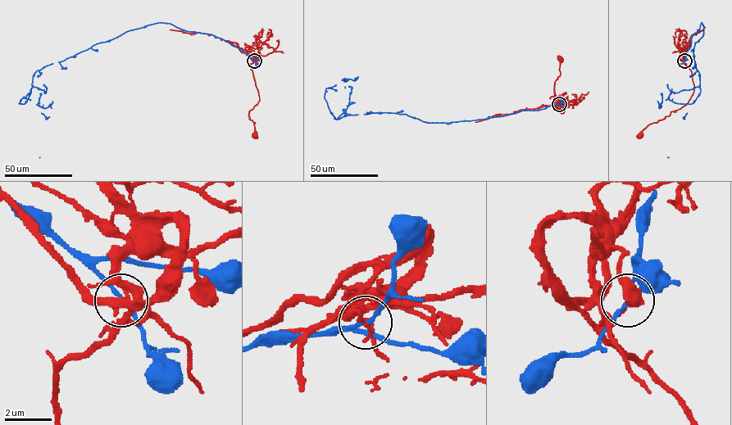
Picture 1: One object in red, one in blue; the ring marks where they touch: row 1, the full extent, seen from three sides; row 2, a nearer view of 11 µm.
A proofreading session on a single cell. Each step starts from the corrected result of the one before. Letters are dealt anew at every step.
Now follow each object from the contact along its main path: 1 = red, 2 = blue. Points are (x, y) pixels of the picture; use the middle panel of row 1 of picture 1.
1: (559, 104), (556, 105), (556, 108), (563, 113), (565, 108), (554, 88), (560, 75), (560, 60)
2: (559, 104), (449, 123), (386, 112), (336, 119), (325, 98), (325, 88), (356, 78)

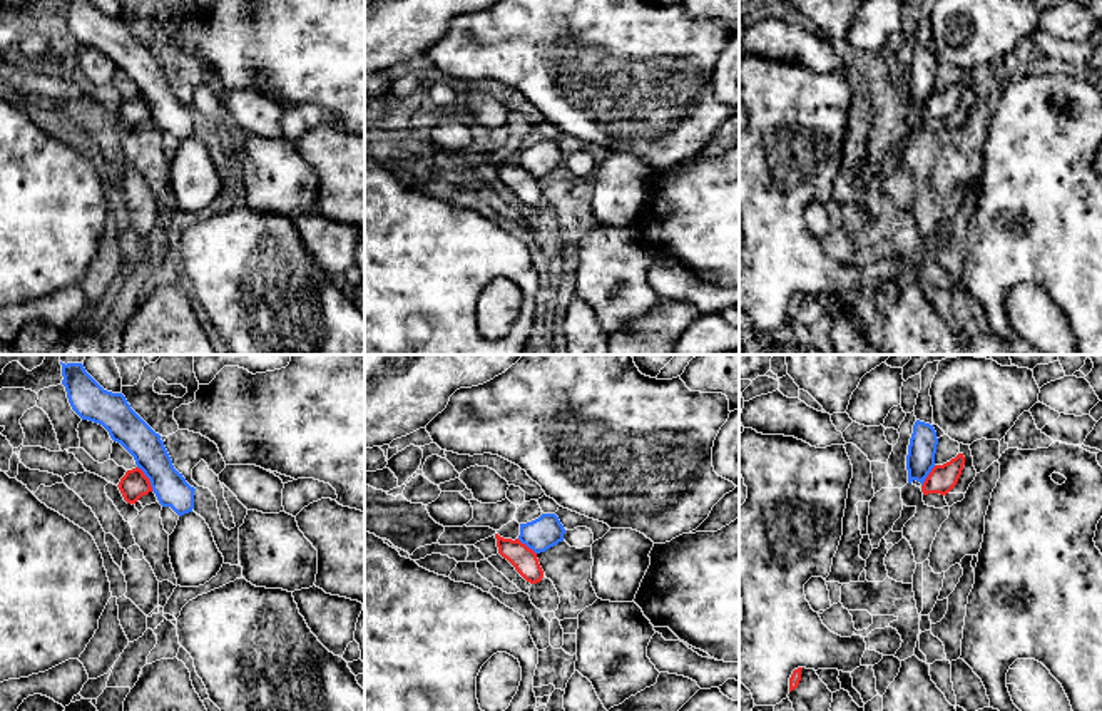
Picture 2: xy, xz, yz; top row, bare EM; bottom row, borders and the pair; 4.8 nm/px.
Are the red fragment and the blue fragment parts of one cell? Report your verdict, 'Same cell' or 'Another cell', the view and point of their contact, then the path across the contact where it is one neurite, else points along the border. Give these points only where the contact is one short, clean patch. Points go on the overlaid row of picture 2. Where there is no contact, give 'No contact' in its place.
Another cell. Touches red at xy (147, 479). Boundary: xy (136, 467), (147, 479), (153, 491)

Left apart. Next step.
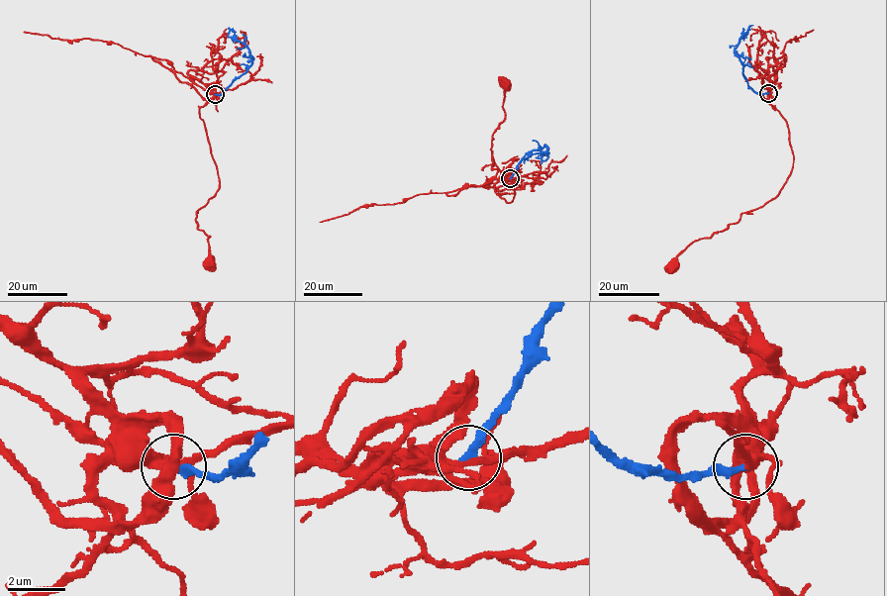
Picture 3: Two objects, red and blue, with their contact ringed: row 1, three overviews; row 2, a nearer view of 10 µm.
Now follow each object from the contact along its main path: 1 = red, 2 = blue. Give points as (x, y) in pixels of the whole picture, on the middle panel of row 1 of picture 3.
1: (510, 178), (495, 184), (506, 202), (515, 192), (491, 149), (492, 134), (504, 119), (504, 85)
2: (510, 178), (524, 158), (546, 151), (544, 146), (528, 151), (523, 157), (524, 162)

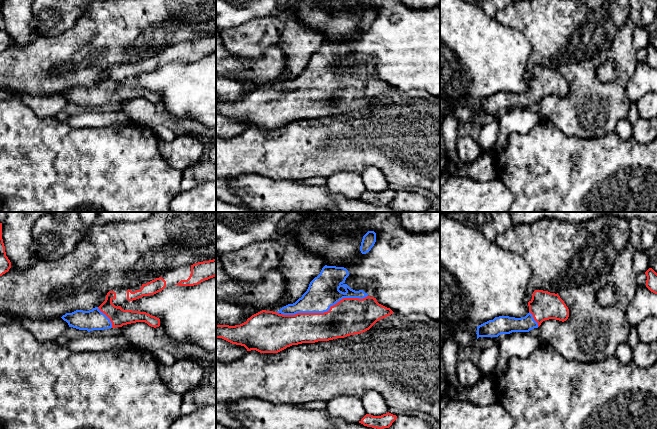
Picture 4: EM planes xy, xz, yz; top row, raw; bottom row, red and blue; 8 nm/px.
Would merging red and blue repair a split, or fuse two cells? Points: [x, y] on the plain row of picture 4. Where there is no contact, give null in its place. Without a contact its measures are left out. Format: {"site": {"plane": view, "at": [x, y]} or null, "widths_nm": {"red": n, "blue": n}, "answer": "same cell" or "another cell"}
{"site": {"plane": "xz", "at": [324, 88]}, "widths_nm": {"red": 300, "blue": 260}, "answer": "same cell"}

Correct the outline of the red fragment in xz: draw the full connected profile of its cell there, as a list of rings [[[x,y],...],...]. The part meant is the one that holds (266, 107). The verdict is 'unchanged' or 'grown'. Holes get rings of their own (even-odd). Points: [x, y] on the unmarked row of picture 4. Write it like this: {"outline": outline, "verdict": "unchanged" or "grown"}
{"outline": [[[325,41],[295,79],[288,80],[277,88],[262,86],[240,101],[216,101],[216,114],[244,122],[247,127],[278,129],[292,121],[329,117],[363,109],[380,95],[394,89],[363,66],[351,65],[345,59],[348,52],[349,48],[344,43]]], "verdict": "grown"}

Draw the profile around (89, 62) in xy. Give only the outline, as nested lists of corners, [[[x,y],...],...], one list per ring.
[[[88,57],[84,59],[81,63],[69,64],[66,66],[57,66],[55,69],[50,70],[51,72],[65,72],[68,69],[79,69],[79,68],[91,68],[94,67],[95,57]]]

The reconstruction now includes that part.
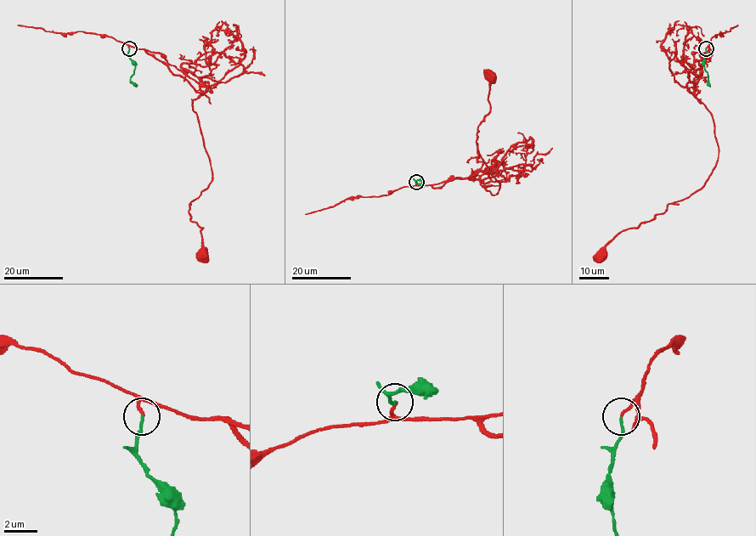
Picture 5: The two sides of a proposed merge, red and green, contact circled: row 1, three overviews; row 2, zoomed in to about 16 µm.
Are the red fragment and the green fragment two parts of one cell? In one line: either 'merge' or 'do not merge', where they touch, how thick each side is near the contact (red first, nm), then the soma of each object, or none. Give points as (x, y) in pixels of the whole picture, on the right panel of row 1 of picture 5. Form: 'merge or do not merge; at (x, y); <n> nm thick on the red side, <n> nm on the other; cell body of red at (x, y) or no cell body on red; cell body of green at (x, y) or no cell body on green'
merge; at (706, 48); 180 nm thick on the red side, 140 nm on the other; cell body of red at (600, 255); no cell body on green

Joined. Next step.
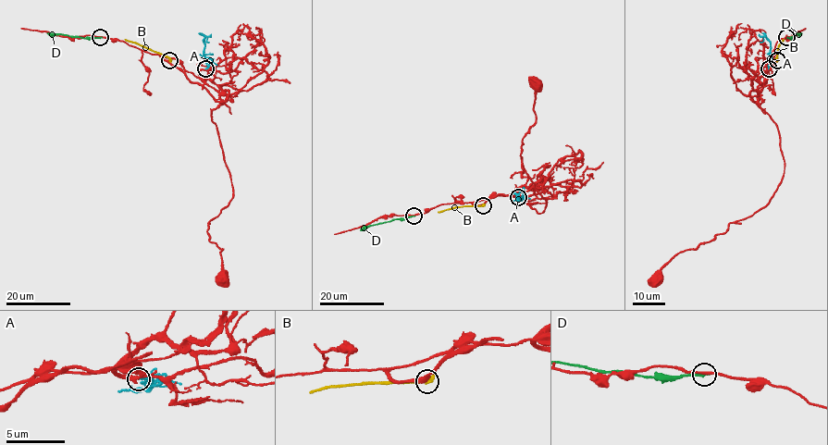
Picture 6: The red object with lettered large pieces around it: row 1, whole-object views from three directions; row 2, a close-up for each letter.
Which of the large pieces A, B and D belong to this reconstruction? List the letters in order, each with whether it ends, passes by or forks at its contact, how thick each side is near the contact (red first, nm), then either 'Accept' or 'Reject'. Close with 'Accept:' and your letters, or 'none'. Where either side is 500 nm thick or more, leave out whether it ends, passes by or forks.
A: It ends there. Thickness 200 nm (red) against 190 nm. Accept
B: It ends there. Thickness 400 nm (red) against 440 nm. Reject
D: It ends there. Thickness 180 nm (red) against 200 nm. Reject
Accept: A

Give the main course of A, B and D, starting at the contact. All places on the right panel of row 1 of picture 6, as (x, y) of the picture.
A: (769, 68), (772, 55), (770, 43), (760, 37), (765, 37)
B: (776, 61), (777, 49), (784, 39)
D: (787, 37), (801, 32)

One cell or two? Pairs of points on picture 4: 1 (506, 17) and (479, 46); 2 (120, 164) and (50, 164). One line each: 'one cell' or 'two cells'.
1: two cells
2: one cell

